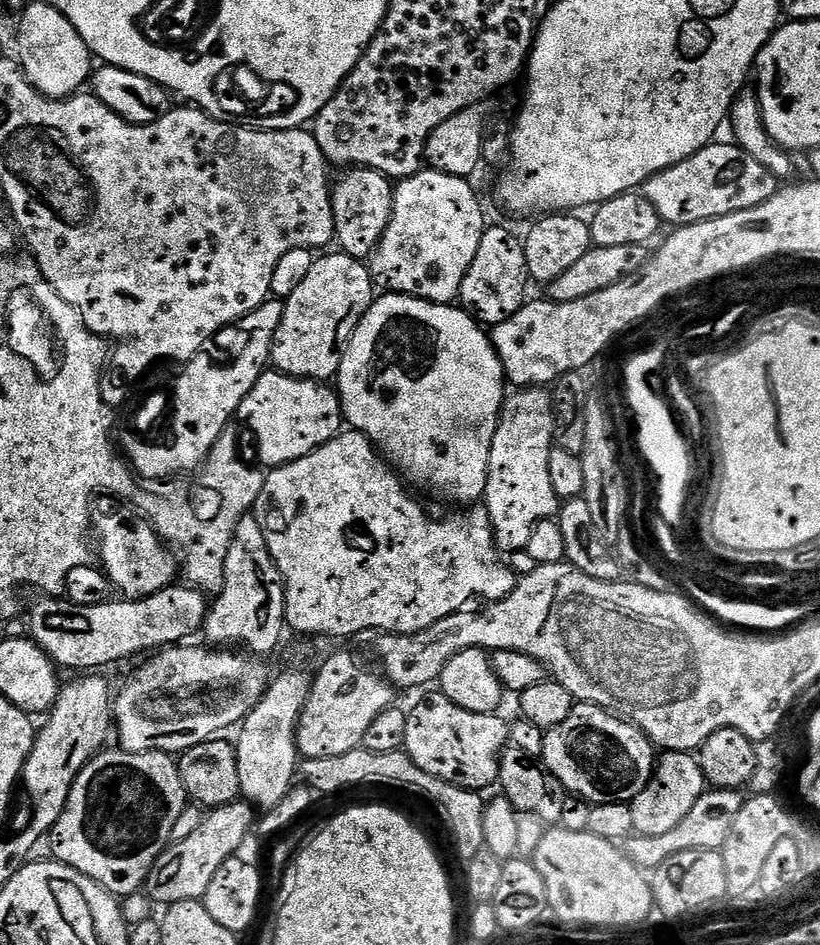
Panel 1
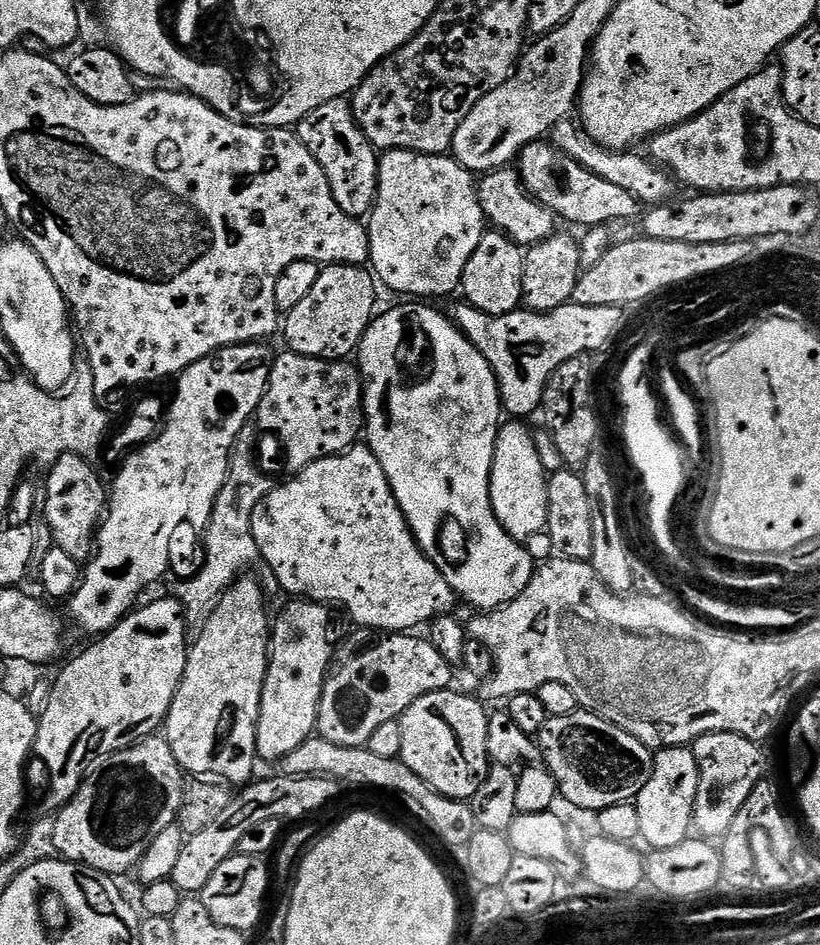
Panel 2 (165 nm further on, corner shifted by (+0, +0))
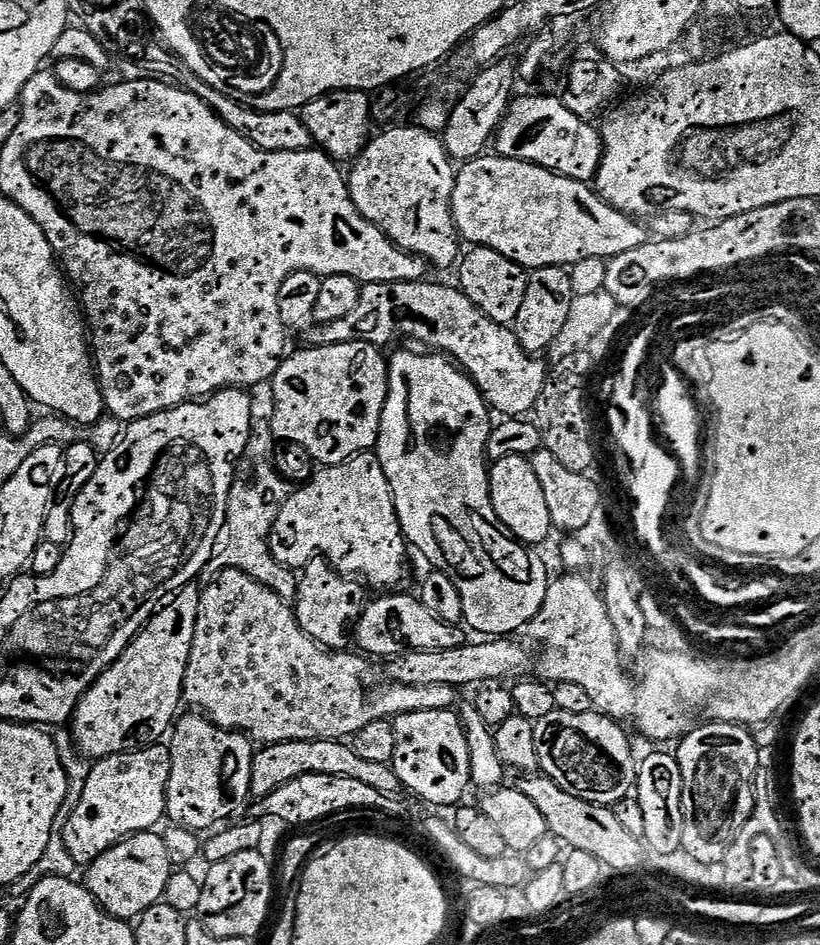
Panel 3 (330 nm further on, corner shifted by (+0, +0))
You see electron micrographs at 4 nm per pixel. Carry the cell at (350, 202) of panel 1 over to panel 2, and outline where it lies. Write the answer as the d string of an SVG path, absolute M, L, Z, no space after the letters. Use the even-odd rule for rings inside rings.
M344 98L322 102L318 110L310 110L310 114L306 114L306 118L295 125L294 131L306 150L314 154L318 166L322 166L326 182L330 182L330 194L334 194L334 202L338 202L341 210L350 217L367 217L376 204L380 156L364 131L357 127L351 103Z

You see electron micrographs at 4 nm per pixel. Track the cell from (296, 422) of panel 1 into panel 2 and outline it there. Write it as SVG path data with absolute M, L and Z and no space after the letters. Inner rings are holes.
M285 351L285 356L277 355L272 362L272 373L264 396L256 408L255 423L260 423L264 432L273 432L284 447L288 459L289 473L301 472L306 466L327 456L339 456L361 439L365 431L364 422L364 382L360 379L360 369L355 363L344 360L319 360L309 356L299 356L297 352Z

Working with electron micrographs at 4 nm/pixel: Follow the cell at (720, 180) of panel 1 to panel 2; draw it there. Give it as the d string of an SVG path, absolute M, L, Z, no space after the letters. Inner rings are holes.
M571 119L556 124L550 138L557 149L566 153L574 161L578 161L582 167L592 171L600 178L628 190L634 198L640 201L641 205L655 206L673 199L672 184L674 185L674 177L672 173L647 155L644 155L645 157L638 156L636 155L638 153L630 150L615 152L612 149L602 147L596 140L589 138L588 132L585 132L579 123Z

